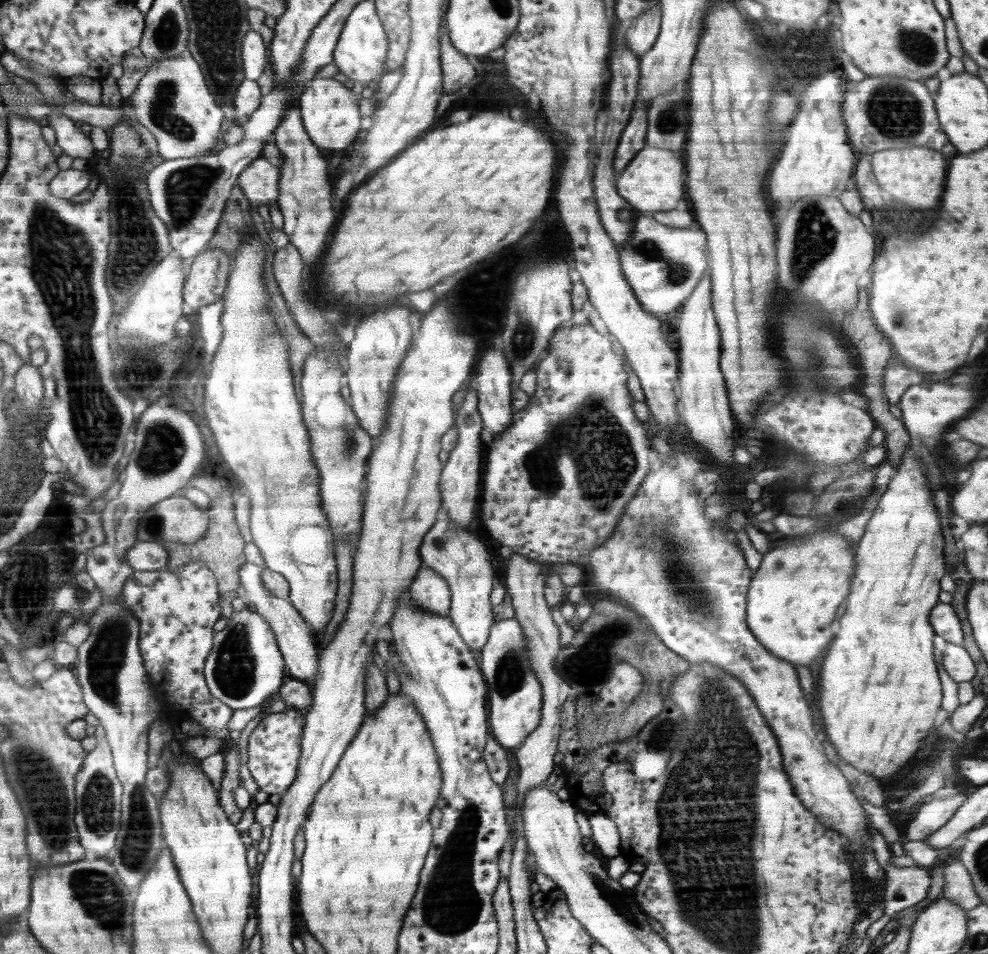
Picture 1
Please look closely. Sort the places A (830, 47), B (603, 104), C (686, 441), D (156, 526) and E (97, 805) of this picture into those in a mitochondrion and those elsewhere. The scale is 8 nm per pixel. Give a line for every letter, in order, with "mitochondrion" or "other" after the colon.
A: other
B: other
C: other
D: mitochondrion
E: mitochondrion

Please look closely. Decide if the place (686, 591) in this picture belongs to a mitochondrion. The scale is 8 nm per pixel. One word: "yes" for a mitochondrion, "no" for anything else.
yes

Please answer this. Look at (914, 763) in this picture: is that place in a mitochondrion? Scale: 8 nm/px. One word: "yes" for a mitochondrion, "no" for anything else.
no

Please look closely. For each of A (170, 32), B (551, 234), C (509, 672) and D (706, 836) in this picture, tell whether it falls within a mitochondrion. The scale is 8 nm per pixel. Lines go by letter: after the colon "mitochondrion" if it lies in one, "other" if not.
A: mitochondrion
B: other
C: mitochondrion
D: mitochondrion

